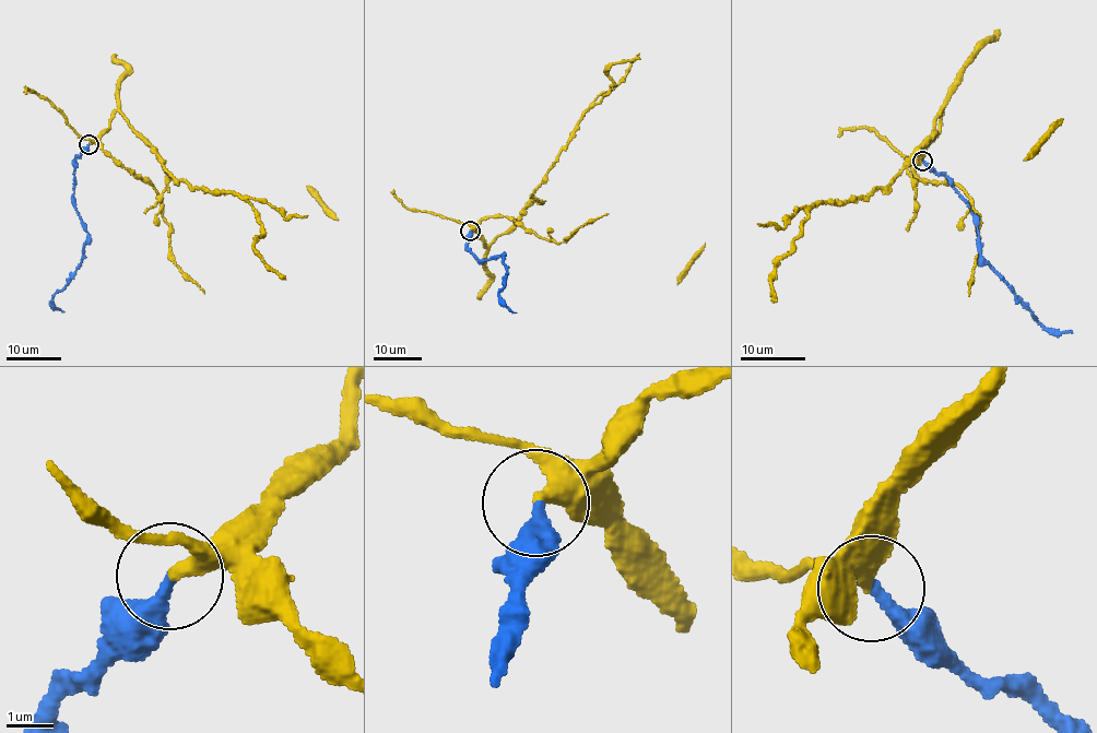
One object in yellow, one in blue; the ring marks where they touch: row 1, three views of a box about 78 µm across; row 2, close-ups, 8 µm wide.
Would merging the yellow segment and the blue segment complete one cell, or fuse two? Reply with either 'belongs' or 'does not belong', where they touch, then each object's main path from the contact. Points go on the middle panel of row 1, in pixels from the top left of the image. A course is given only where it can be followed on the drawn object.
belongs; place (470, 231); course yellow (470, 231), (480, 233), (487, 246), (514, 224), (580, 117), (605, 95), (612, 81), (609, 69), (640, 59); course blue (470, 231), (467, 246), (479, 260), (500, 256), (507, 273), (506, 285), (498, 293), (500, 302), (516, 312)

